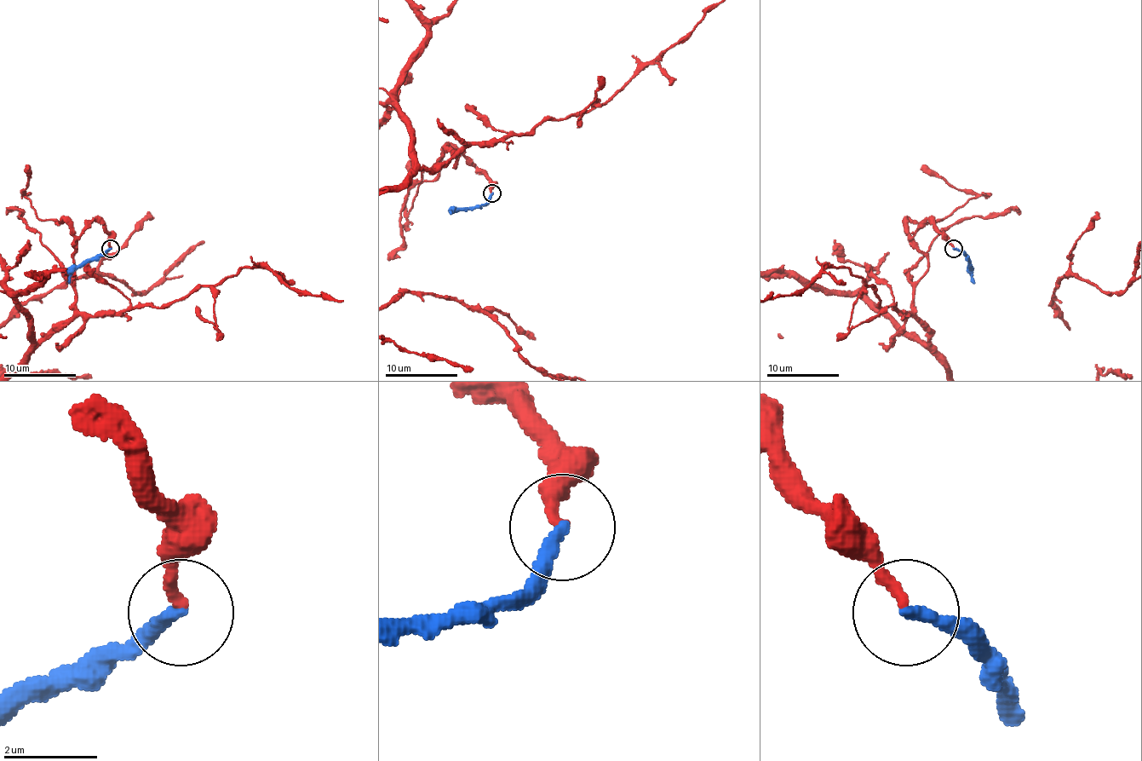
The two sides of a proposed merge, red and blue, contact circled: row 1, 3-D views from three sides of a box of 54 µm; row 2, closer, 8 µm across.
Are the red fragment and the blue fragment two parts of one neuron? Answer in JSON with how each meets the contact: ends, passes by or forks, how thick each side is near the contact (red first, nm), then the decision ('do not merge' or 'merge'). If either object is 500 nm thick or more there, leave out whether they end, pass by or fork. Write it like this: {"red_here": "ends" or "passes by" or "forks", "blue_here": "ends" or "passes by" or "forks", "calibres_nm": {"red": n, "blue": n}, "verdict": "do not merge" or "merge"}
{"red_here": "ends", "blue_here": "ends", "calibres_nm": {"red": 240, "blue": 280}, "verdict": "merge"}

